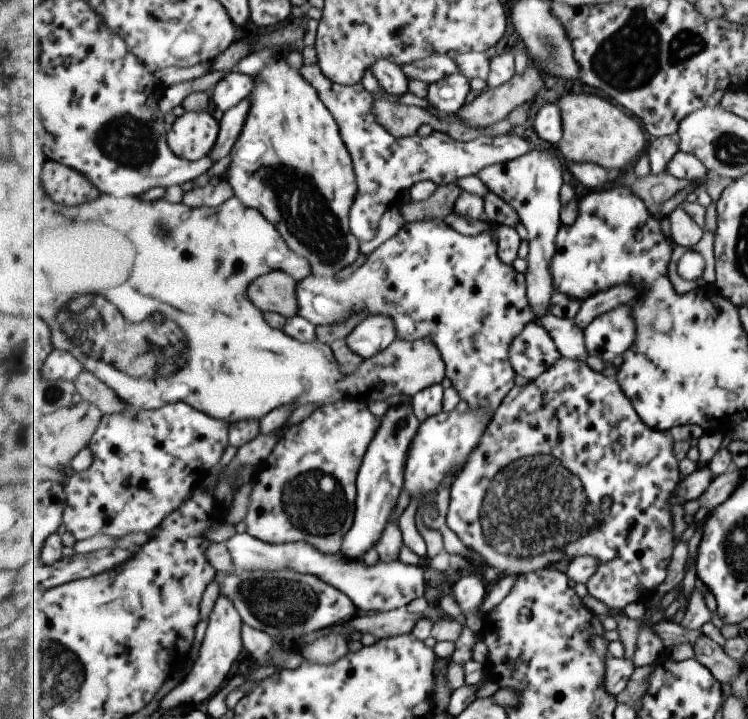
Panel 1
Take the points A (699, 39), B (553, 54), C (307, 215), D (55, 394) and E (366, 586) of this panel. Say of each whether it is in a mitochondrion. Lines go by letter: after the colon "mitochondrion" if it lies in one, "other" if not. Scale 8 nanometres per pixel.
A: mitochondrion
B: mitochondrion
C: mitochondrion
D: mitochondrion
E: other

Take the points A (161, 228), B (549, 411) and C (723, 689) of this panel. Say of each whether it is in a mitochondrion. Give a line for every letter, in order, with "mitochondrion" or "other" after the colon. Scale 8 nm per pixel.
A: mitochondrion
B: other
C: other

